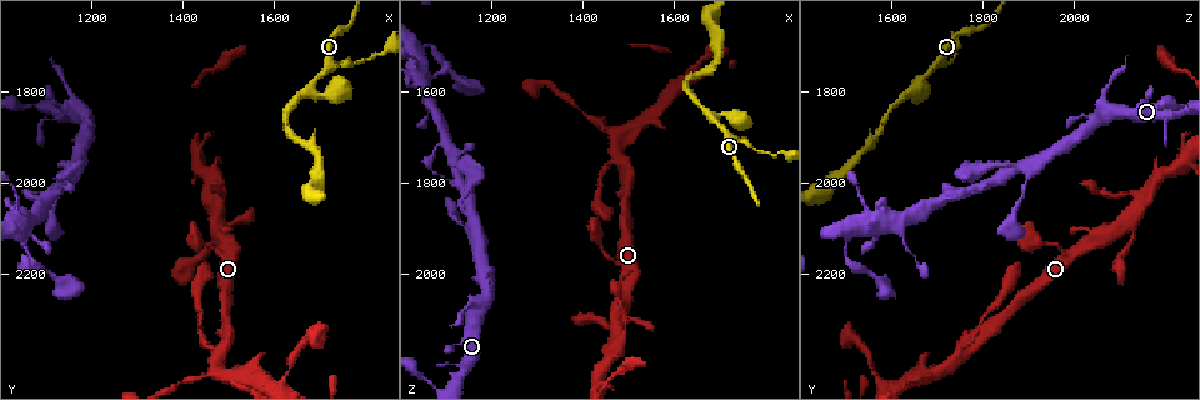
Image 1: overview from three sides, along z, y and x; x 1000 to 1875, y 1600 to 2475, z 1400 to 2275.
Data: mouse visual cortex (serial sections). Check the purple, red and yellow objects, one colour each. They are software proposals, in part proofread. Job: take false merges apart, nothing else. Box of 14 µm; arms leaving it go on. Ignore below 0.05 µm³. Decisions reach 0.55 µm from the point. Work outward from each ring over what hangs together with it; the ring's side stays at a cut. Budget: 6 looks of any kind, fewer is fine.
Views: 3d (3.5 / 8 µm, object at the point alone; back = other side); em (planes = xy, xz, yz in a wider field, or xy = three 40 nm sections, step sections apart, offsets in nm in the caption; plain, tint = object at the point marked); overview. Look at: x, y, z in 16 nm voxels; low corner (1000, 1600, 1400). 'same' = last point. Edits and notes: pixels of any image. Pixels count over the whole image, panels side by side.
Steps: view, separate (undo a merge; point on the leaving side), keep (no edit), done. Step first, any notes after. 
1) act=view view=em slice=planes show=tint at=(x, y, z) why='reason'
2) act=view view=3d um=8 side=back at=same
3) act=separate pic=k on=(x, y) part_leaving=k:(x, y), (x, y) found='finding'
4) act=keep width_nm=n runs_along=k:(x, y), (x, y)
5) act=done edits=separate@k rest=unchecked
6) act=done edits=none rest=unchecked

act=view view=3d um=3.5 at=(1435, 2155, 2105) why='sudden change in width'

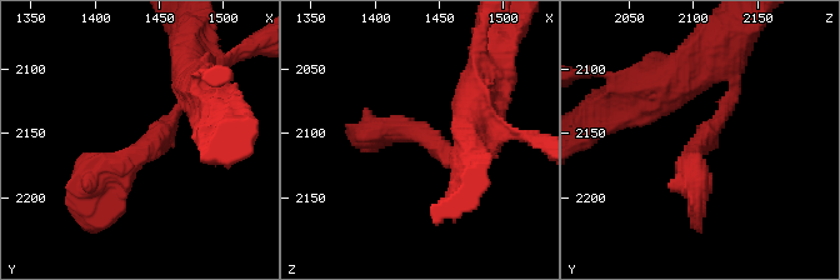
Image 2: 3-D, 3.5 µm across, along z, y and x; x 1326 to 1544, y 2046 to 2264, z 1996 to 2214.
act=view view=em slice=xy step=5 show=tint at=(1436, 2164, 2102) arm_widths_nm=150,350

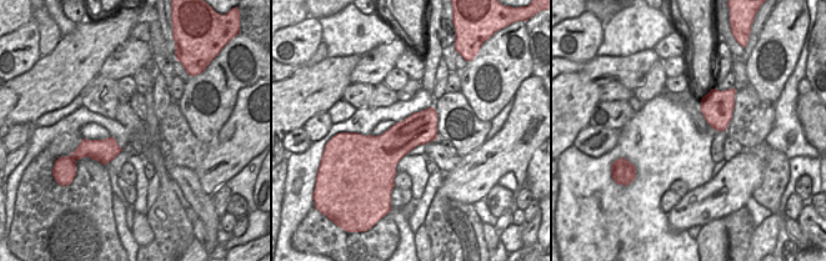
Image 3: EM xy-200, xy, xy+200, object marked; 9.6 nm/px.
act=keep runs_along=2:(184, 91), (169, 126), (110, 164), (88, 203) found='continuous, no second cell'

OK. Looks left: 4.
act=view view=3d um=3.5 at=(1475, 2035, 2145) why='calibre changes'

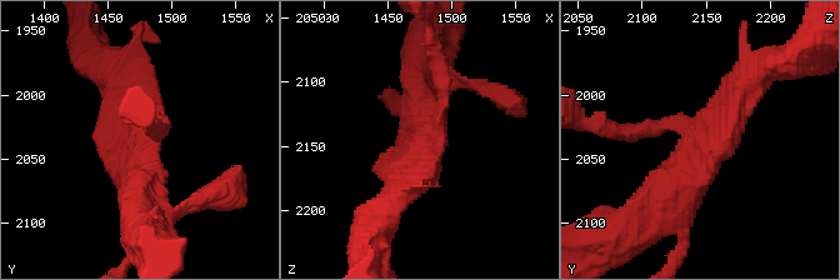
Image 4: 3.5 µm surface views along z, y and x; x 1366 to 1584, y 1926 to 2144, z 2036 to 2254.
act=view view=em slice=xy step=5 show=tint at=(1480, 2036, 2142)

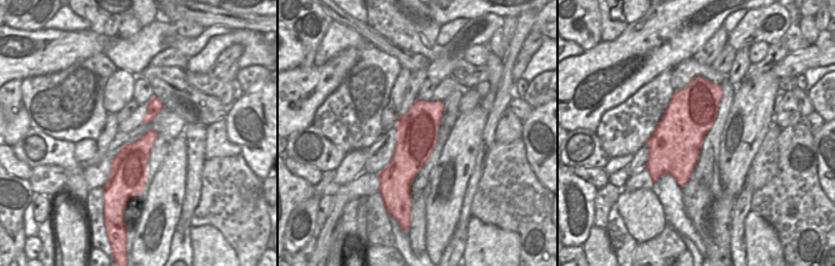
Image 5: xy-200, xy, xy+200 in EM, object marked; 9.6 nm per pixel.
act=keep runs_along=4:(644, 206), (679, 173), (746, 73) found='one cell here'

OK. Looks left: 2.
act=view view=3d um=8 at=(1475, 2415, 1695) why='three arms meet'

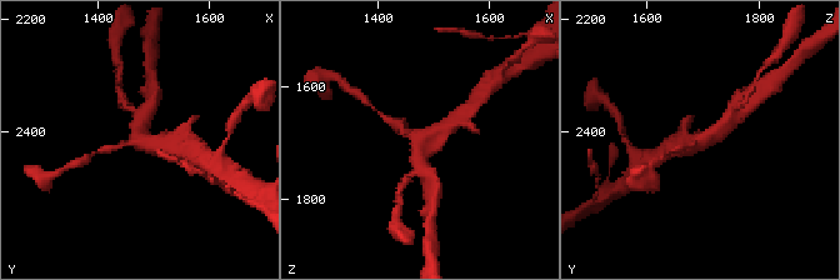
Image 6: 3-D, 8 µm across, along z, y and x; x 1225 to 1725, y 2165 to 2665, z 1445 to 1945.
act=view view=em slice=xy step=5 show=tint at=(1480, 2415, 1695) why='now the EM'

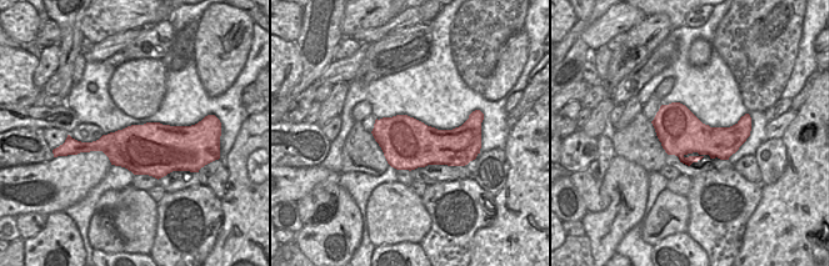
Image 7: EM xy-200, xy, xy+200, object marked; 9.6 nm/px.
act=keep runs_along=6:(421, 168), (420, 141), (454, 124) found='all the same cell'

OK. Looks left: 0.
act=done edits=none rest=unchecked

